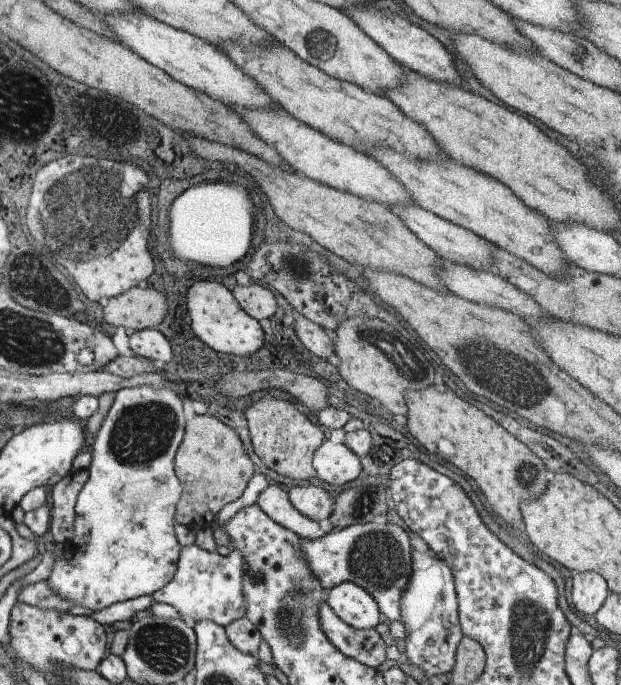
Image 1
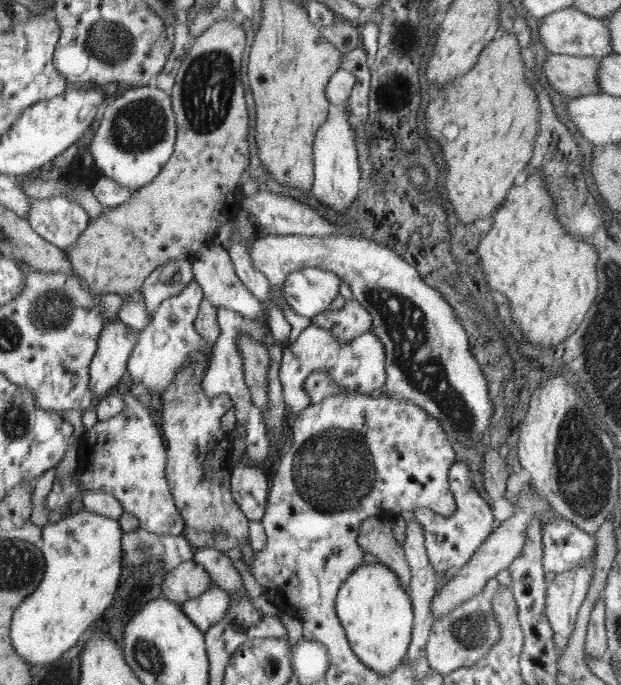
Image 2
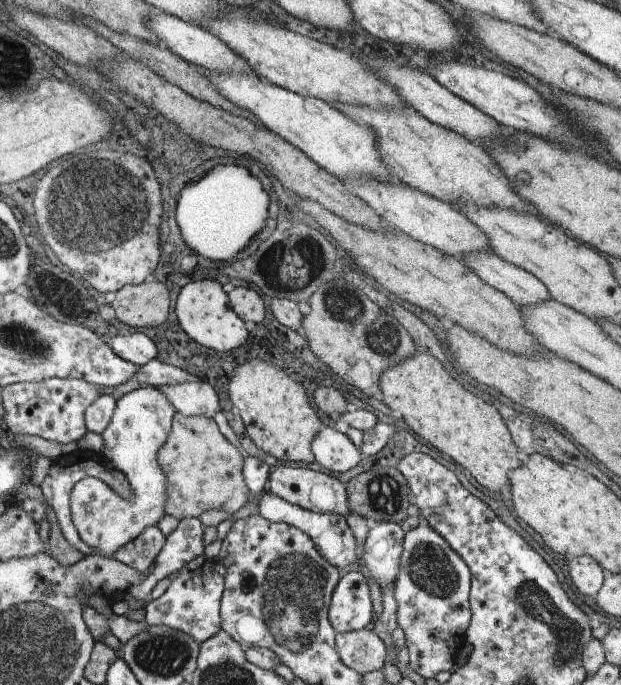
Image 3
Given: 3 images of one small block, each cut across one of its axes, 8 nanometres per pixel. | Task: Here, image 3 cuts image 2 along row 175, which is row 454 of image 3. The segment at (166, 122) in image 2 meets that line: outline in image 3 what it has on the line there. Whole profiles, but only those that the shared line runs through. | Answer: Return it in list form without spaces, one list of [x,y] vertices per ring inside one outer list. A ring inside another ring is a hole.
[[[152,385],[142,386],[119,399],[118,406],[115,408],[115,414],[112,415],[107,430],[101,432],[107,444],[101,455],[108,460],[112,468],[120,470],[128,478],[130,488],[132,488],[132,496],[122,498],[106,482],[98,478],[89,477],[84,477],[81,481],[78,481],[73,486],[70,496],[74,526],[80,538],[90,548],[98,550],[98,555],[112,558],[114,552],[118,552],[131,539],[142,535],[148,527],[157,526],[158,520],[167,513],[168,479],[163,468],[160,468],[159,451],[162,450],[167,442],[174,416],[180,413],[176,410],[176,406],[172,404],[171,398],[161,388],[153,387]]]

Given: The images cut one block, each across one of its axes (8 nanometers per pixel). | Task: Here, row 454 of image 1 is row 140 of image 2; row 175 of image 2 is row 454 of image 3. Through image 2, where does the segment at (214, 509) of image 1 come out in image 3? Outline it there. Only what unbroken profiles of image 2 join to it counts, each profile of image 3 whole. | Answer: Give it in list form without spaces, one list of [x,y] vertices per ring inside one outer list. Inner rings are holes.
[[[183,413],[176,414],[173,418],[170,434],[162,450],[159,451],[160,468],[167,475],[167,513],[176,520],[189,517],[199,517],[203,512],[216,509],[232,514],[250,501],[250,490],[242,478],[242,466],[244,456],[238,452],[234,444],[230,444],[222,432],[218,430],[213,418],[206,416],[184,416]]]

